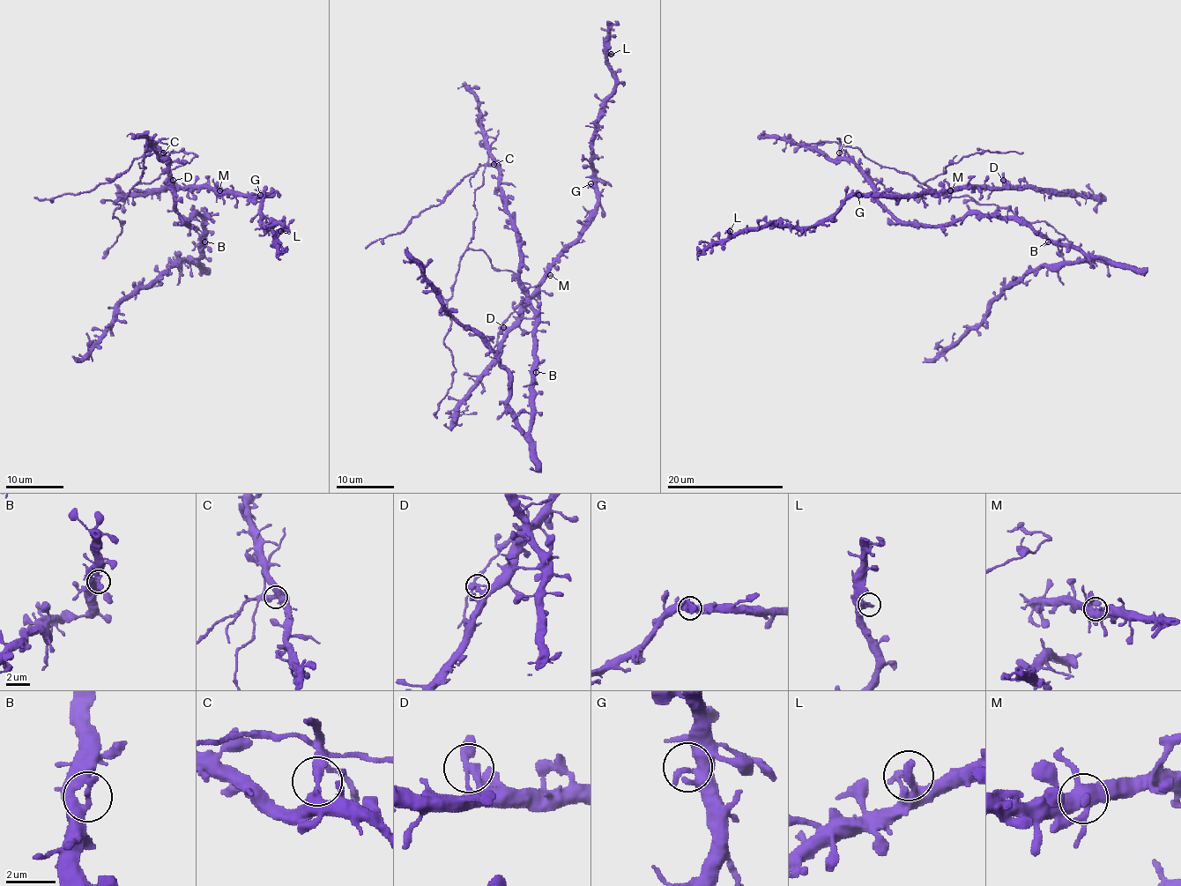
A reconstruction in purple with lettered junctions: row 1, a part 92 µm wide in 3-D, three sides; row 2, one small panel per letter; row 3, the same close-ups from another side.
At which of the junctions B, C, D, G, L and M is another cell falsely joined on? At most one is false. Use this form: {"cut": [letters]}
{"cut": ["C"]}

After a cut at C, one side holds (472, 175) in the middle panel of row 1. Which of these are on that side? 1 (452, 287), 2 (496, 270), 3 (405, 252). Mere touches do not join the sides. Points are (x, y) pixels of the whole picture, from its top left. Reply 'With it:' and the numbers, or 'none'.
With it: 1, 2

